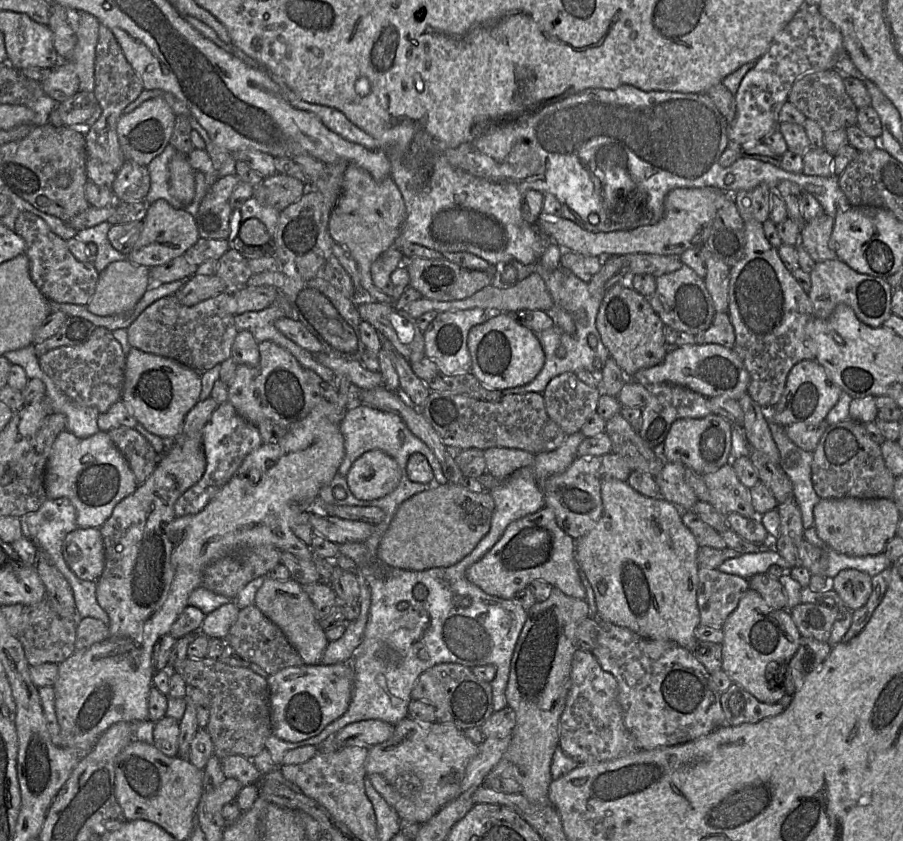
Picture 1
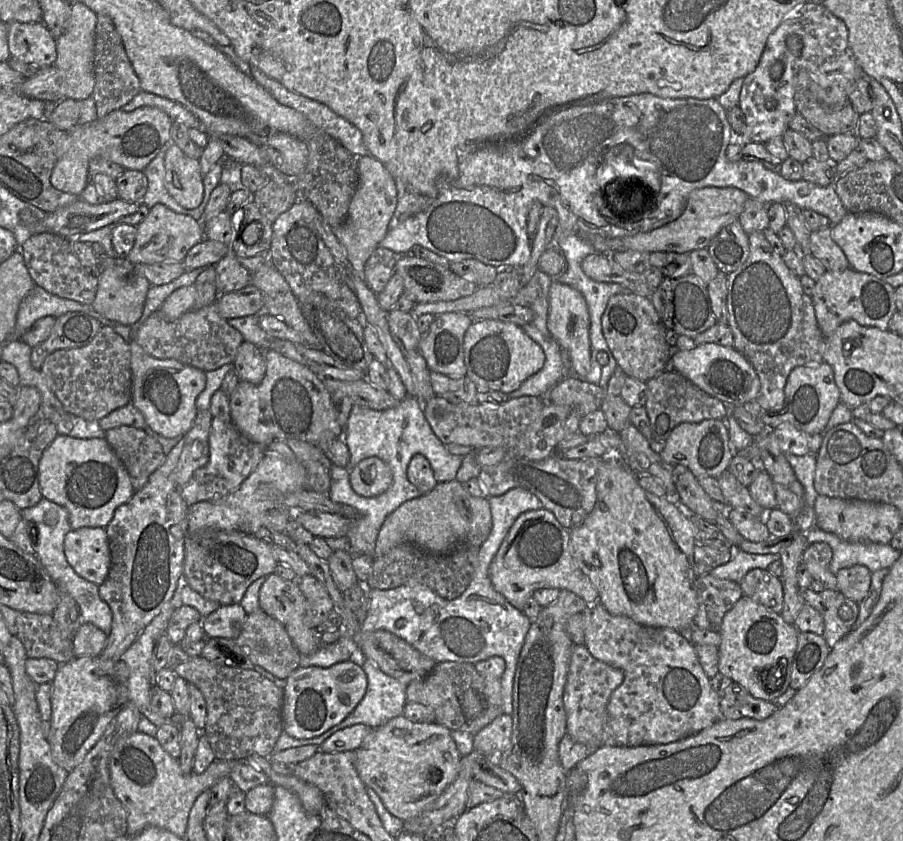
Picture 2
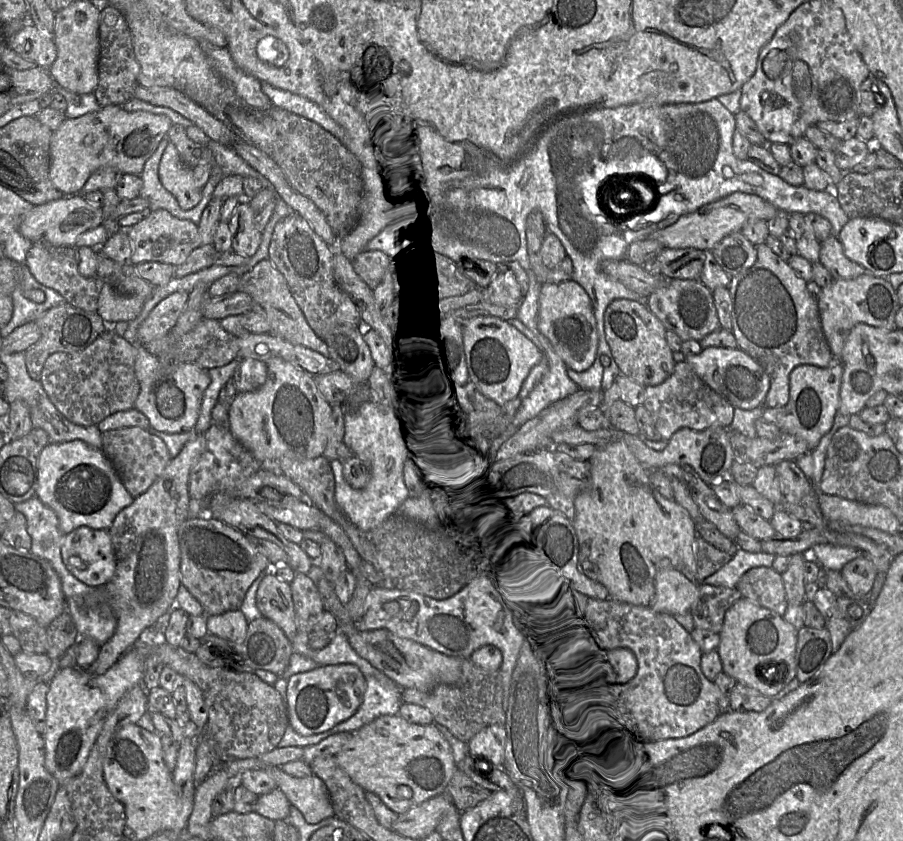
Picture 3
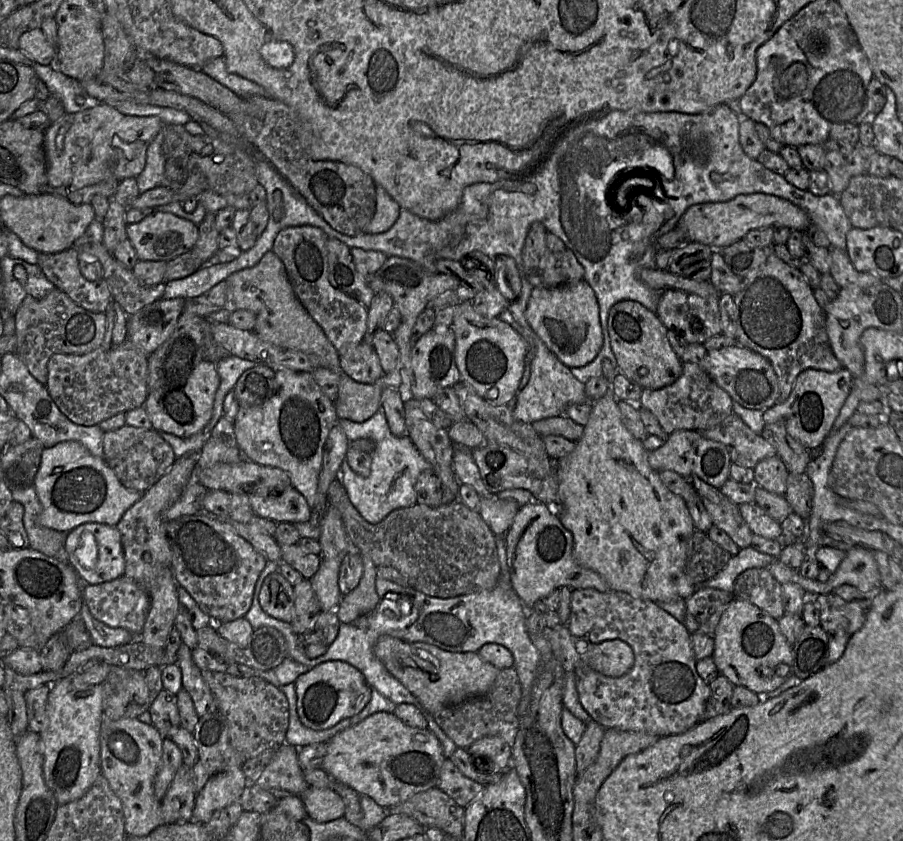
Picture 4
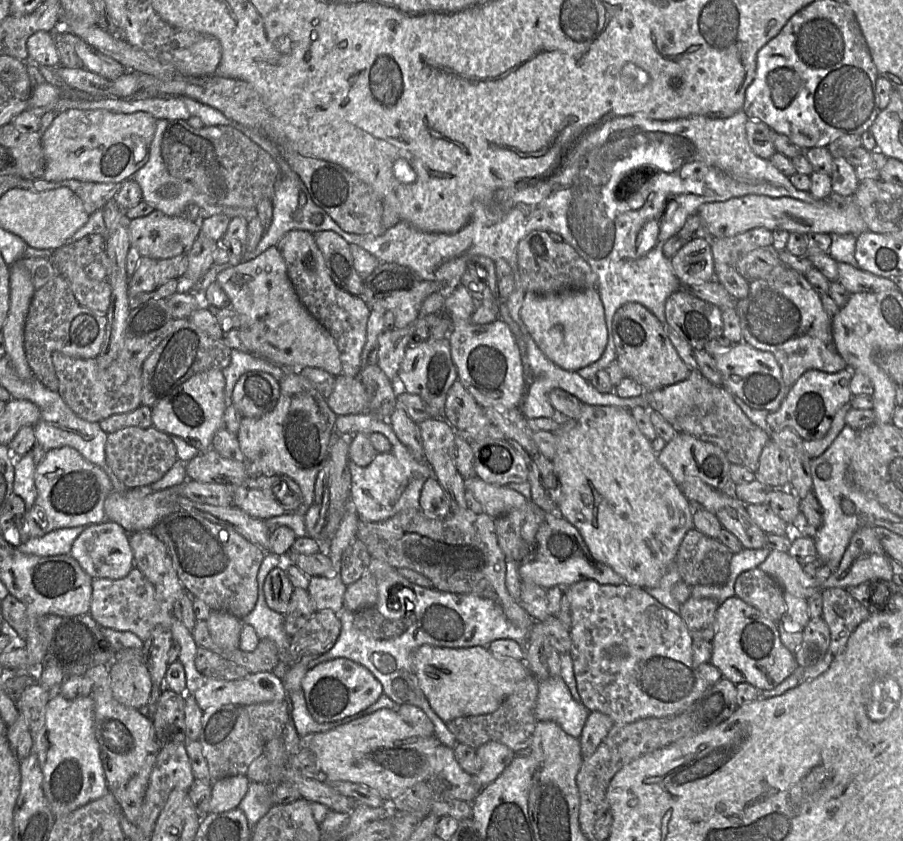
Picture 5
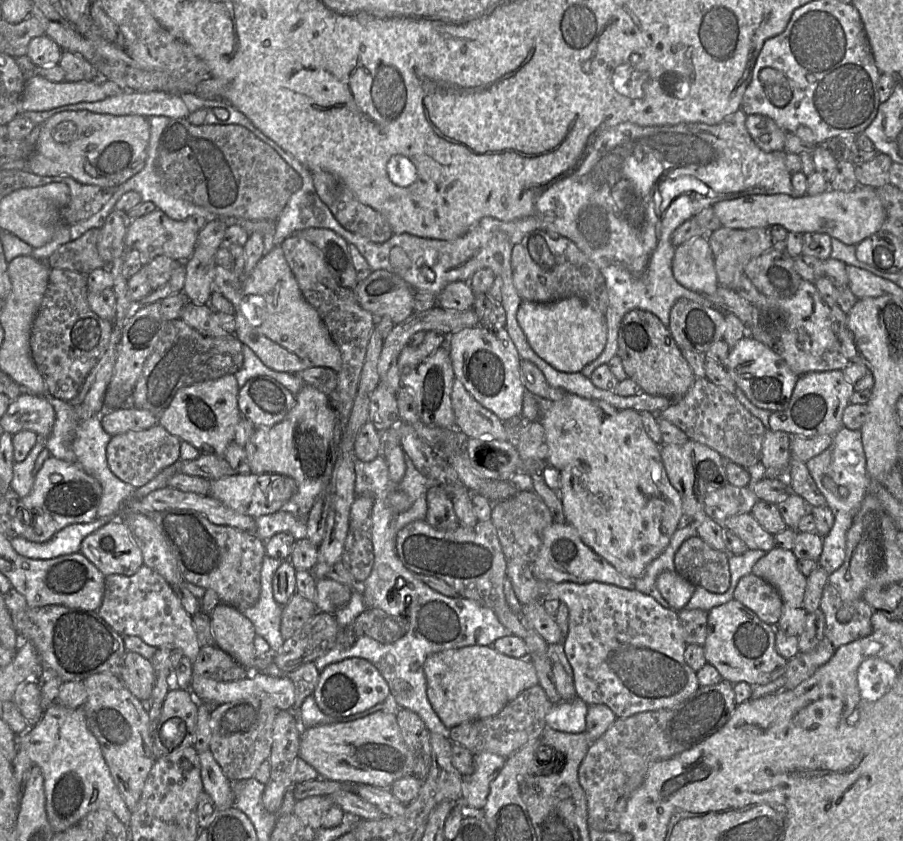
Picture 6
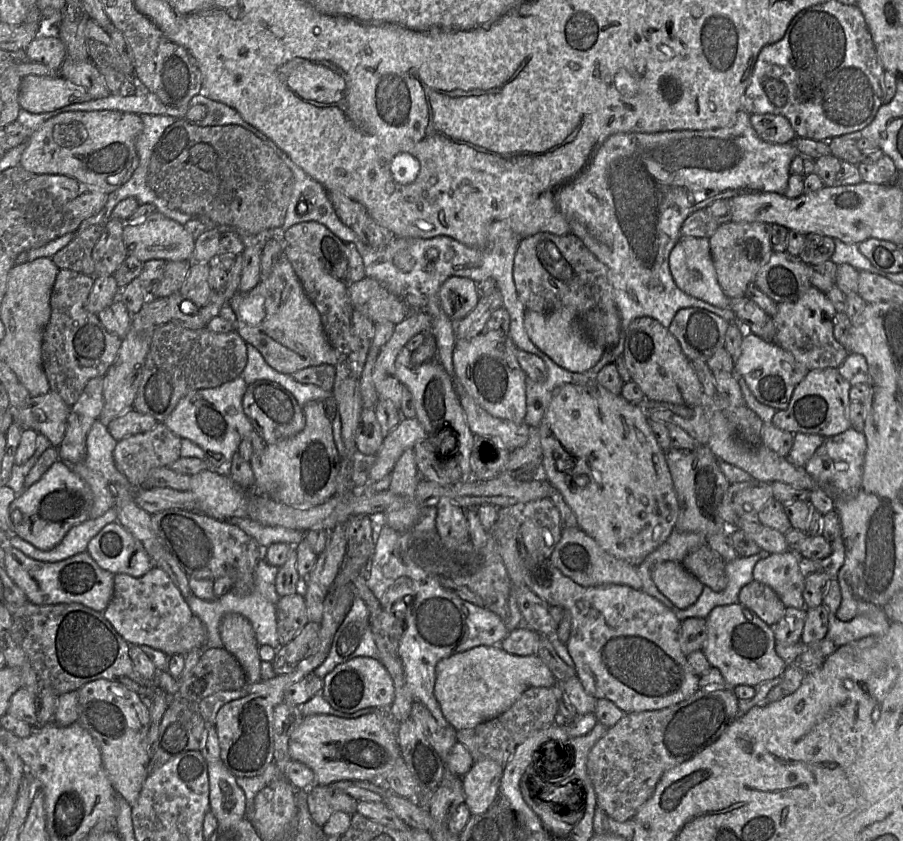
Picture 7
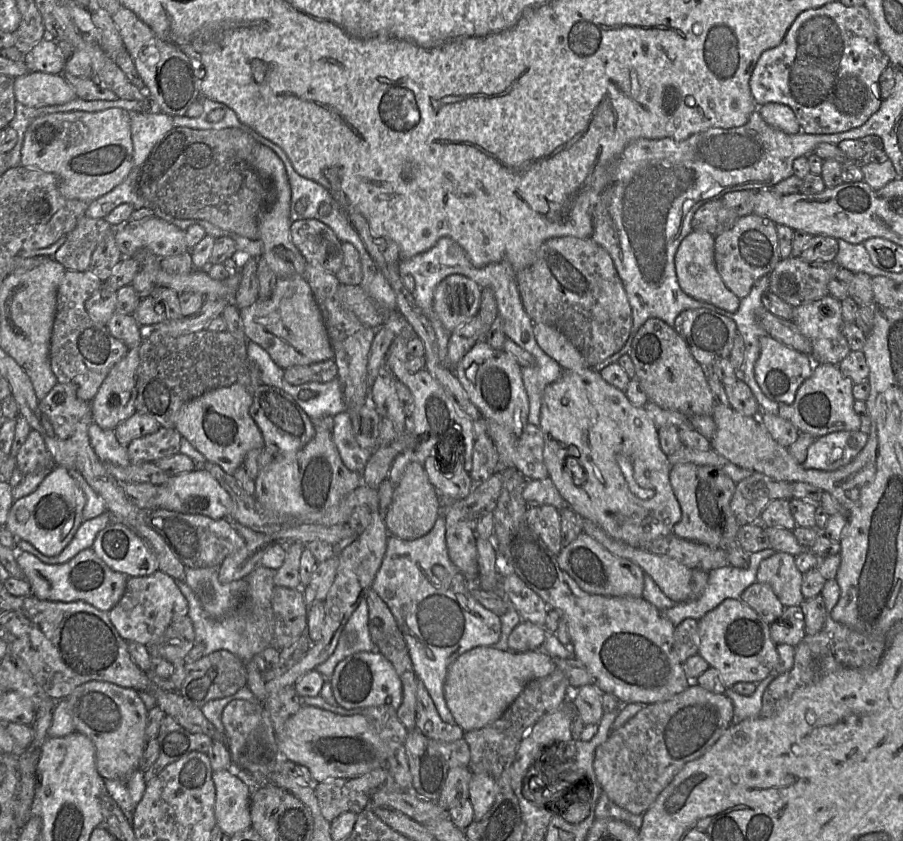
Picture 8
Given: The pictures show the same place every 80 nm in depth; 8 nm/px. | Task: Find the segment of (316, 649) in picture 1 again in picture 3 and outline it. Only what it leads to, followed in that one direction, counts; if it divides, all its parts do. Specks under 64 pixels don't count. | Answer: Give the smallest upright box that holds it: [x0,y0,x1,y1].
[256,572,298,641]

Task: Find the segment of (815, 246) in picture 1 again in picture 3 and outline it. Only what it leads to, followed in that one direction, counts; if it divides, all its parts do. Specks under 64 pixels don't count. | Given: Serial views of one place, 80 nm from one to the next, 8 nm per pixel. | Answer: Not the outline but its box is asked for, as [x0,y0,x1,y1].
[819,235,868,279]

